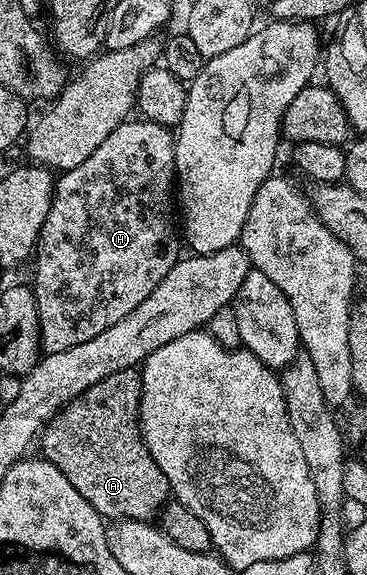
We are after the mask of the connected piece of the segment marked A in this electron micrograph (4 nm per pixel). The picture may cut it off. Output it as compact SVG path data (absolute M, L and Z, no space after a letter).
M136 368L118 370L102 382L94 382L82 394L75 396L66 407L61 408L47 424L38 437L38 448L42 451L43 459L48 460L62 474L66 474L70 486L78 490L94 506L94 510L103 516L105 521L146 520L159 517L160 509L168 503L170 493L166 474L158 470L158 462L150 454L144 436L140 432L140 395L142 382Z

